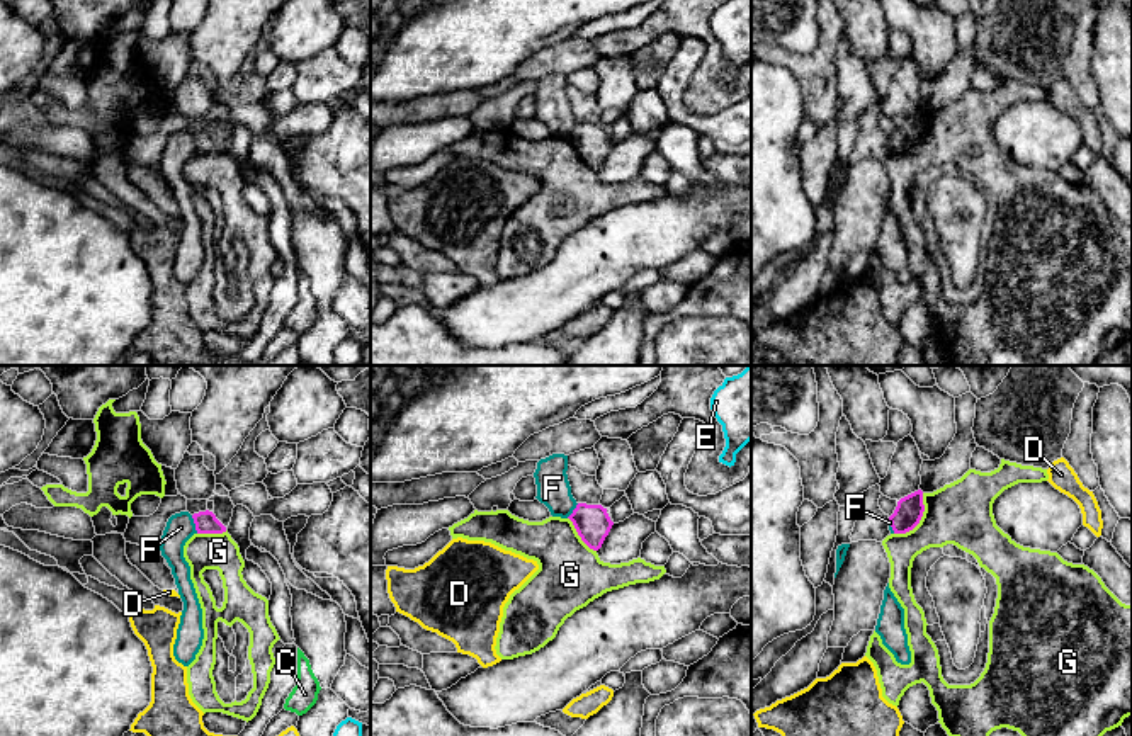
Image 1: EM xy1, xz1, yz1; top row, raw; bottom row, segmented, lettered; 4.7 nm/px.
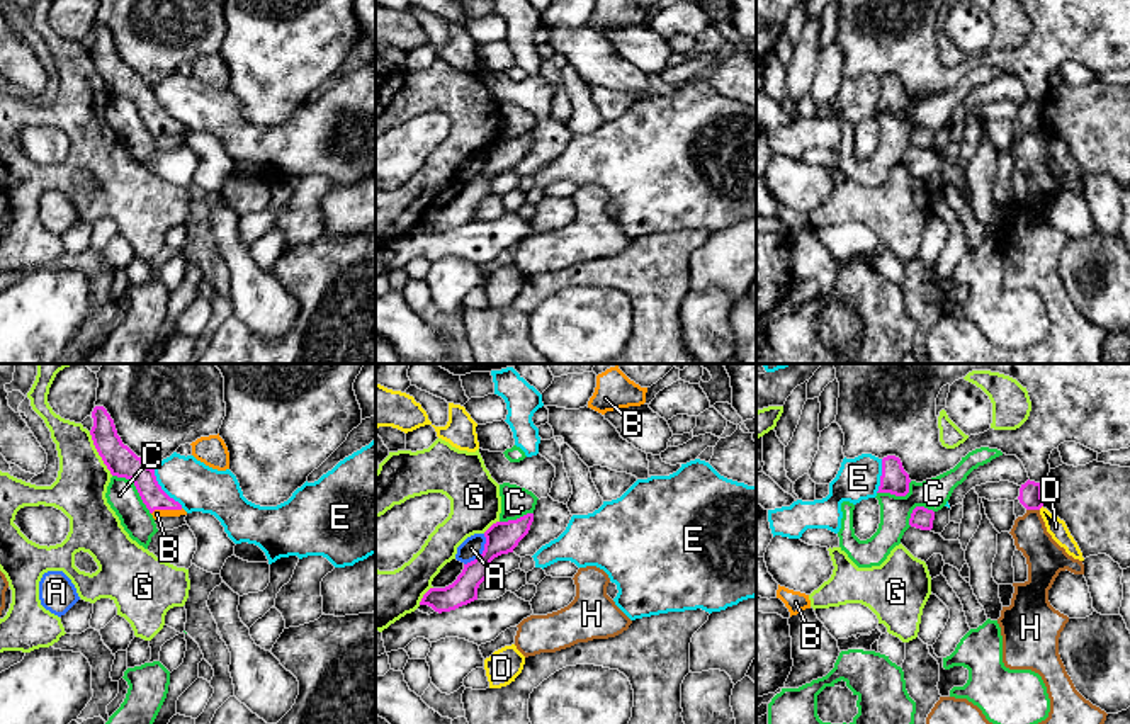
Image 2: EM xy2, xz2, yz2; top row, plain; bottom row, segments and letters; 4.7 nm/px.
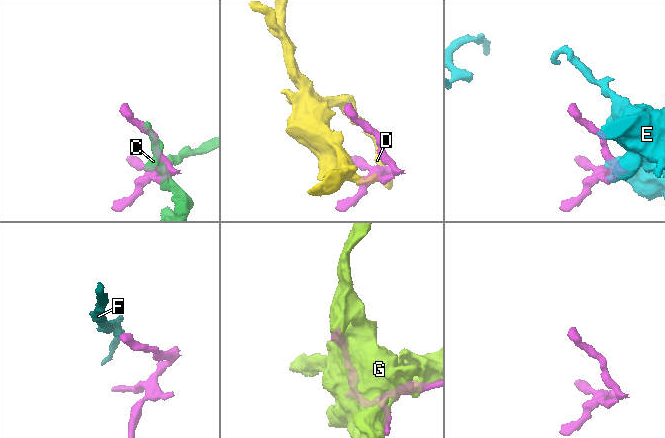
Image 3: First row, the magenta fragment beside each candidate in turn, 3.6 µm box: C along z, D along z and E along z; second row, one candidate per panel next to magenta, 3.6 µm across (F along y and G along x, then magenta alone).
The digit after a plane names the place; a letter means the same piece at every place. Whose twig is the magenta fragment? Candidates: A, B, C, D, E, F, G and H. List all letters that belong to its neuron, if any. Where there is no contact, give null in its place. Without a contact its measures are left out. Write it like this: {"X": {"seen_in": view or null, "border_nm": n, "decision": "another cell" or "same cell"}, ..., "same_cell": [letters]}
{"A": {"seen_in": "xz2", "border_nm": 180, "decision": "another cell"}, "B": {"seen_in": "xy2", "border_nm": 150, "decision": "same cell"}, "C": {"seen_in": "xy2", "border_nm": 260, "decision": "another cell"}, "D": {"seen_in": "yz2", "border_nm": 30, "decision": "another cell"}, "E": {"seen_in": "xy2", "border_nm": 240, "decision": "another cell"}, "F": {"seen_in": "xy1", "border_nm": 90, "decision": "another cell"}, "G": {"seen_in": "yz1", "border_nm": 240, "decision": "another cell"}, "H": {"seen_in": "yz2", "border_nm": 60, "decision": "another cell"}, "same_cell": ["B"]}

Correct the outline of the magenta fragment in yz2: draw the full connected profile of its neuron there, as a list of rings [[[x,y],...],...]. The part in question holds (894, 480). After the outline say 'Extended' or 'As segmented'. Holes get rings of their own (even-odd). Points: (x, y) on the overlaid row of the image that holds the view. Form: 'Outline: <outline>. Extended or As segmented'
Outline: [[[887,455],[882,459],[882,476],[877,493],[906,496],[909,493],[909,483],[909,474],[904,471],[899,457]]]. As segmented

